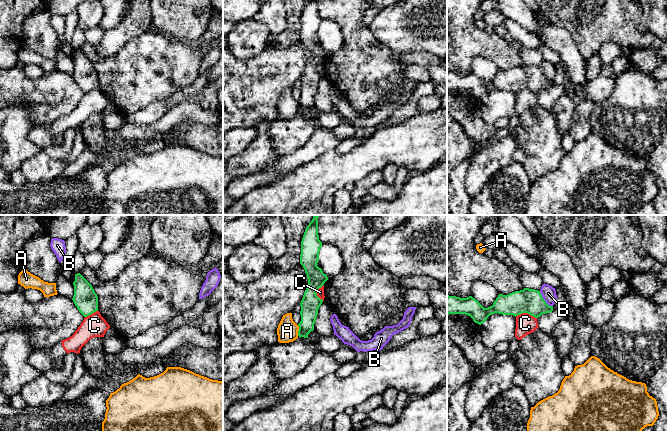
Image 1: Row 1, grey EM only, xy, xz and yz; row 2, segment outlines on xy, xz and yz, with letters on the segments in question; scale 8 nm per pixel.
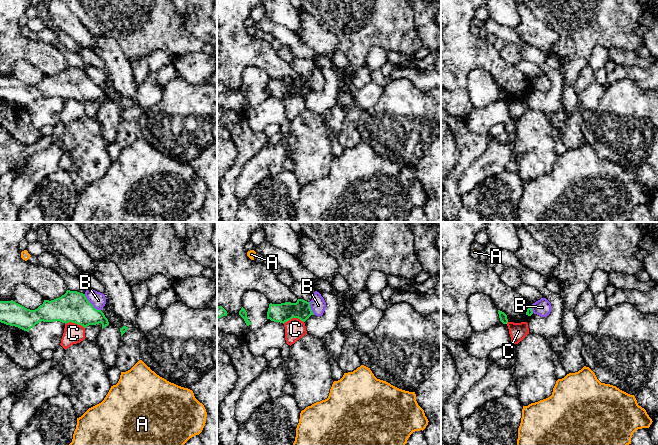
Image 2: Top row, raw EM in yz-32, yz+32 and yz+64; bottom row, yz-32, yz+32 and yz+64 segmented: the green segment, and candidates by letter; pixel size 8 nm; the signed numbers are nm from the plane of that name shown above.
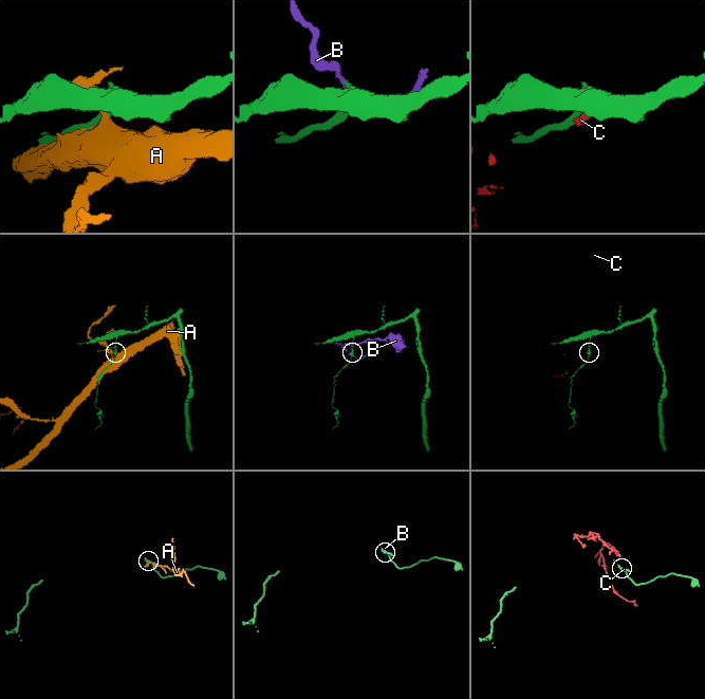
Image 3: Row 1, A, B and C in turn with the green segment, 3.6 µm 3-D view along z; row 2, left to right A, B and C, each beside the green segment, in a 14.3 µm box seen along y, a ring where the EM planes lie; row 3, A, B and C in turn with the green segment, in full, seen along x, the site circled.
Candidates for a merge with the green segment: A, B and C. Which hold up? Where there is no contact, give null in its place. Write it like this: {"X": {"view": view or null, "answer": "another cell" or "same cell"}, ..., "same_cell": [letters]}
{"A": {"view": "xz", "answer": "another cell"}, "B": {"view": "yz", "answer": "another cell"}, "C": {"view": "yz", "answer": "another cell"}, "same_cell": []}

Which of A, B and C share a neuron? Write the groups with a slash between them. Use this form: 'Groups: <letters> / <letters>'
Groups: A / B / C

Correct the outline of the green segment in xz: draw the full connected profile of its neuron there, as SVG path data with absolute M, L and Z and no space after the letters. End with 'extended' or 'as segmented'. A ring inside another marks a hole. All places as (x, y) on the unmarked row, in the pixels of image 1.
M309 0L304 8L301 17L301 30L300 30L300 40L303 42L308 55L308 61L304 68L303 74L301 76L301 97L298 100L298 112L308 114L308 110L314 106L314 100L317 94L318 85L321 82L323 76L317 72L317 66L321 64L324 59L328 56L326 50L323 49L322 45L317 42L319 37L319 28L322 23L322 18L319 16L318 11L318 0Z; as segmented

